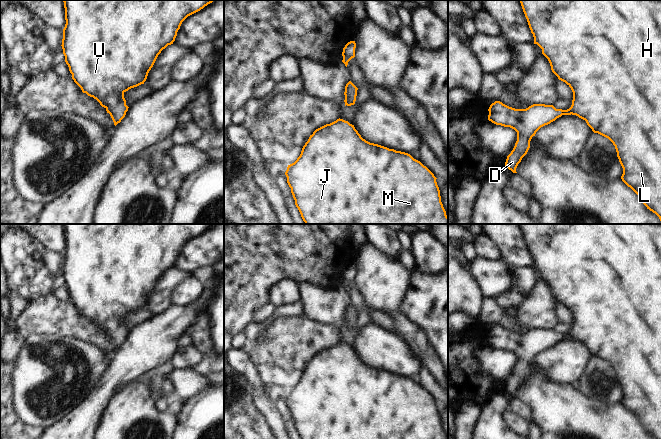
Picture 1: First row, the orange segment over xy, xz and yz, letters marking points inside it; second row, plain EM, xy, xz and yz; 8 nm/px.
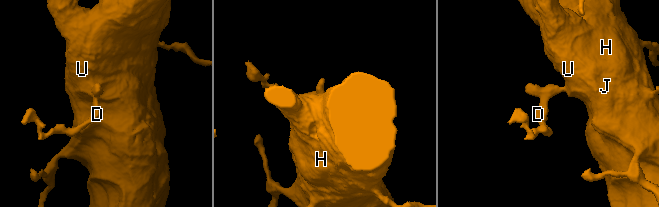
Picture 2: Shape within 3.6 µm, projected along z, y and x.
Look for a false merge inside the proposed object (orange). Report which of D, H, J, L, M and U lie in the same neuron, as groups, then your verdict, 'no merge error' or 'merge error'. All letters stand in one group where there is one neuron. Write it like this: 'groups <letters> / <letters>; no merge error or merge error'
groups D H J L M U; no merge error

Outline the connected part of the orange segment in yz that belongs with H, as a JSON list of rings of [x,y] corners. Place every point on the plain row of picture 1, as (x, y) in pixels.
[[[520,224],[520,227],[533,258],[534,268],[542,273],[542,278],[548,283],[552,296],[571,312],[573,324],[567,334],[556,333],[553,329],[545,328],[533,328],[526,333],[515,333],[500,325],[490,329],[488,344],[496,349],[510,351],[517,356],[517,365],[505,386],[506,392],[517,397],[516,392],[527,378],[532,361],[541,351],[562,339],[576,339],[585,344],[594,357],[608,362],[613,367],[623,392],[622,405],[639,420],[647,433],[656,439],[661,439],[661,224]]]

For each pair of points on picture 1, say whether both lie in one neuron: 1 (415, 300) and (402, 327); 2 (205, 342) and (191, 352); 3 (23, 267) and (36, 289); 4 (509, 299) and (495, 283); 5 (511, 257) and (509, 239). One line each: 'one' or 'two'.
1: two
2: two
3: one
4: two
5: one

